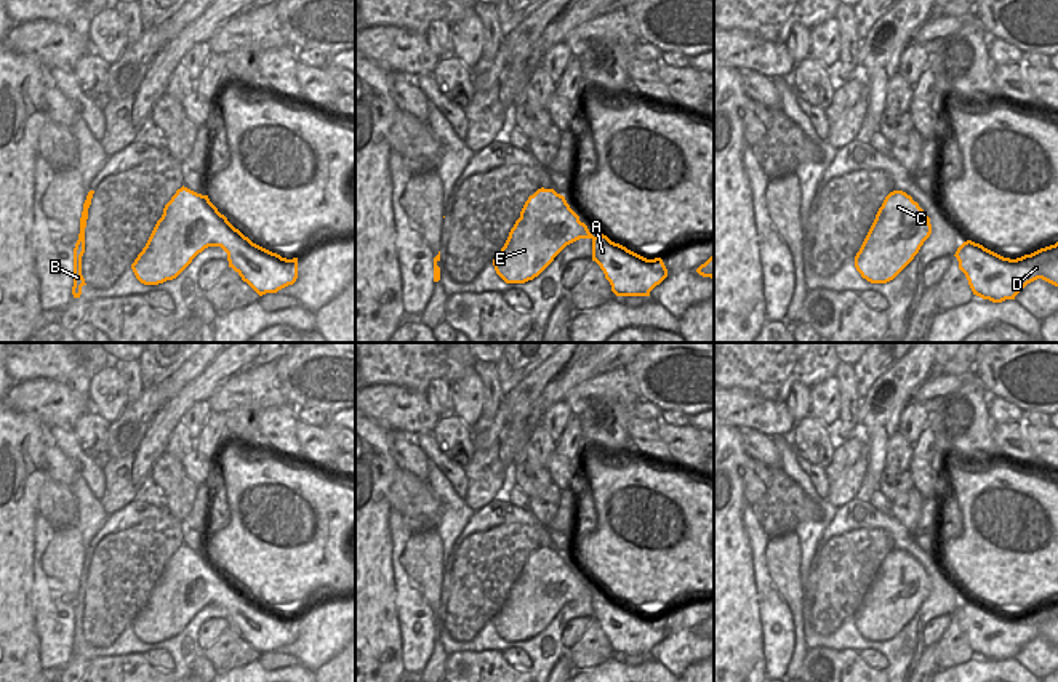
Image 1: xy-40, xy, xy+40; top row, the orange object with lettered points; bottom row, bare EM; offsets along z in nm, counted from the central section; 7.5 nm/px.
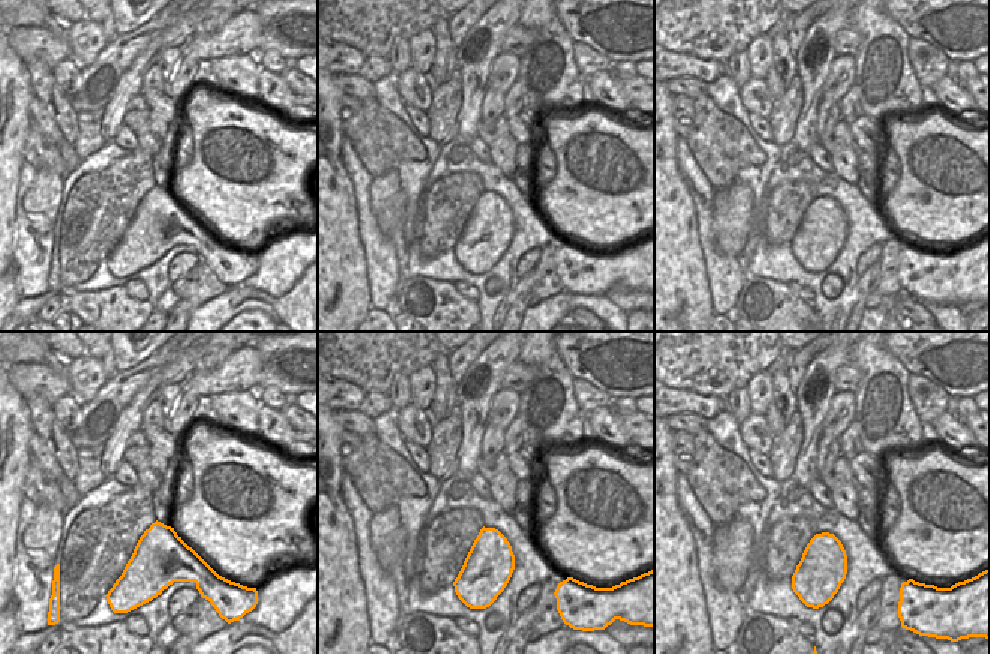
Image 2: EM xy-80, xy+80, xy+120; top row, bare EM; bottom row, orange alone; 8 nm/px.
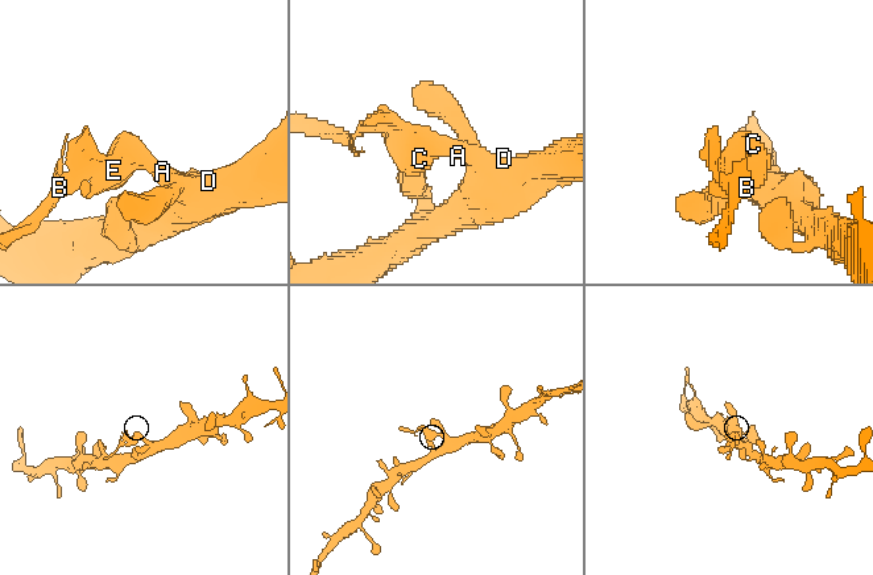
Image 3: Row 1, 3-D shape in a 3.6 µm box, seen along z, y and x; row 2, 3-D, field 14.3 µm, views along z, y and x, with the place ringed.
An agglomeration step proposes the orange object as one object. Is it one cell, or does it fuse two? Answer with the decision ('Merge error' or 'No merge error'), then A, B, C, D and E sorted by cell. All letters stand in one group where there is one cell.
Merge error. Groups: A B C E / D

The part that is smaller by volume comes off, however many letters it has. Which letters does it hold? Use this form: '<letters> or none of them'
A, B, C, E

